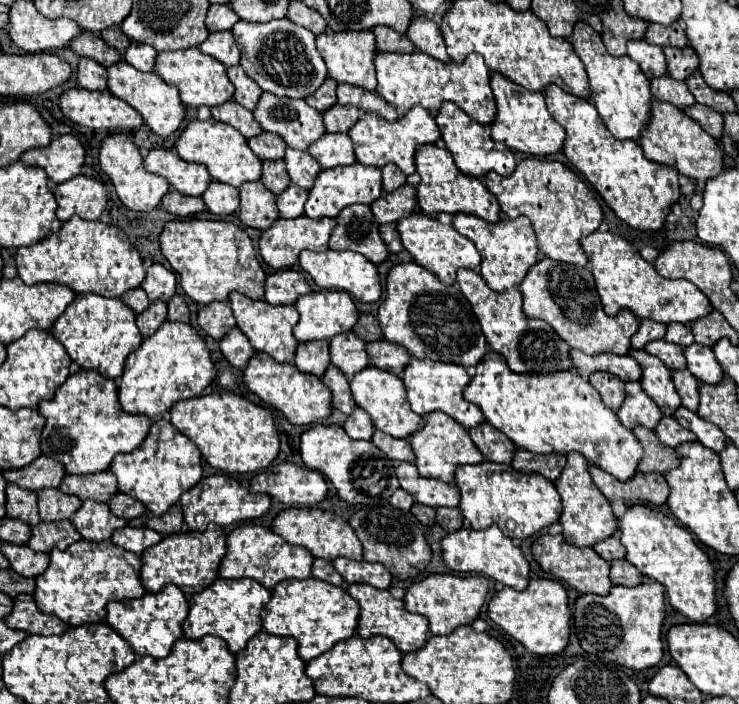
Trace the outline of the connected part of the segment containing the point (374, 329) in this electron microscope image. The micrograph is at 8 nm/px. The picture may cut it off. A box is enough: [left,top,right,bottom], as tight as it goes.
[351,313,383,341]

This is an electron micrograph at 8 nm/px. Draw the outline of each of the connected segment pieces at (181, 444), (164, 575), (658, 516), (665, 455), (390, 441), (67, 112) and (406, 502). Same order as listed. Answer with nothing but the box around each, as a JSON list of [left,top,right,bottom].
[[109,421,201,515],[141,525,225,595],[617,505,715,621],[633,425,679,473],[371,431,415,463],[59,87,143,131],[389,489,413,511]]

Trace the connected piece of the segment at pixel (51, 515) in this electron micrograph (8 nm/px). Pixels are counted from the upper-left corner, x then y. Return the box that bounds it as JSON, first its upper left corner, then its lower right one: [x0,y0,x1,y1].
[39,489,81,521]

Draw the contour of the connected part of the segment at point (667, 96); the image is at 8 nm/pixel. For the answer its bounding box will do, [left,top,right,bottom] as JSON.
[651,75,695,109]

